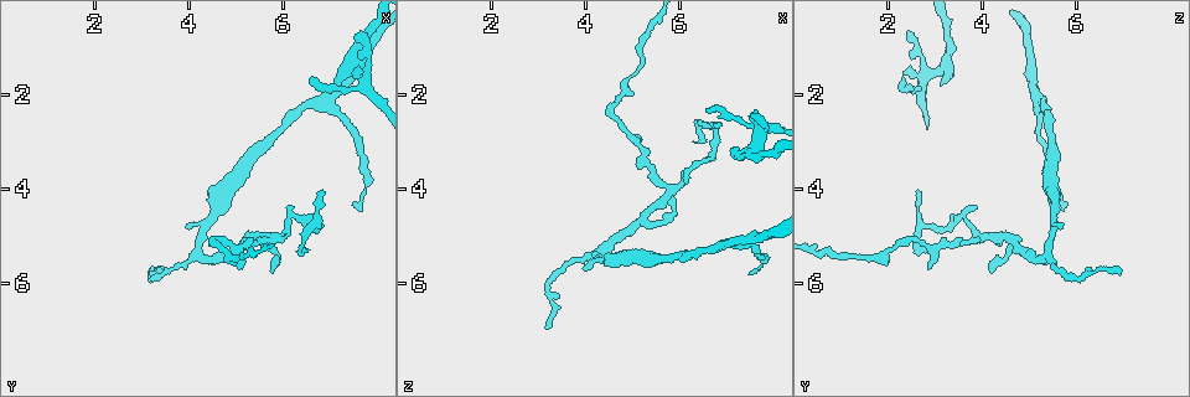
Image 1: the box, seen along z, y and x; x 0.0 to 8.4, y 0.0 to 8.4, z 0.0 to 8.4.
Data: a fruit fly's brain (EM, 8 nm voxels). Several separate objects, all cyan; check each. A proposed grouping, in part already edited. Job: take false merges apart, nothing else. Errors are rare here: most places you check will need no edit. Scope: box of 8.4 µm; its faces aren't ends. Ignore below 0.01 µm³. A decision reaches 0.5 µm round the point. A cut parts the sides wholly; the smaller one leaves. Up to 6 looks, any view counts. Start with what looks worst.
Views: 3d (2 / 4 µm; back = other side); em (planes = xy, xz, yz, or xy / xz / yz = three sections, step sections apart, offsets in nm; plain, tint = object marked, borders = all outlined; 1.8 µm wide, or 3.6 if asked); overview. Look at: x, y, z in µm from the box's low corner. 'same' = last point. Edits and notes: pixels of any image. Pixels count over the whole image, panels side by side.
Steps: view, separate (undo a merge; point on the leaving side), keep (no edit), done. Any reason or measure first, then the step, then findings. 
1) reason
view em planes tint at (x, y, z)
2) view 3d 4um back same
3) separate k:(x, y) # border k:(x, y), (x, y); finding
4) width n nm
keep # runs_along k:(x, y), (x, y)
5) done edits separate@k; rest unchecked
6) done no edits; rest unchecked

view 3d 4um at (5.75, 5.00, 4.05)

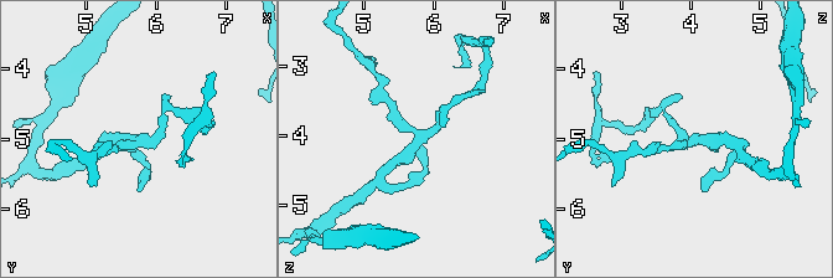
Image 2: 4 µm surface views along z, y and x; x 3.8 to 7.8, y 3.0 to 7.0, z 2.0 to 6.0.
arms 3
view em planes tint at (5.75, 5.05, 4.10)

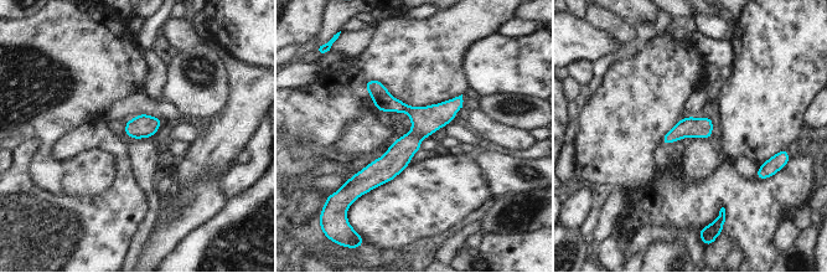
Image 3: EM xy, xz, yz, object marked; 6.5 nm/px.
width 140 nm
keep # one neuron here

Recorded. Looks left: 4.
branch point
view em 3.6um xy step 8 tint at (6.85, 2.15, 5.25)

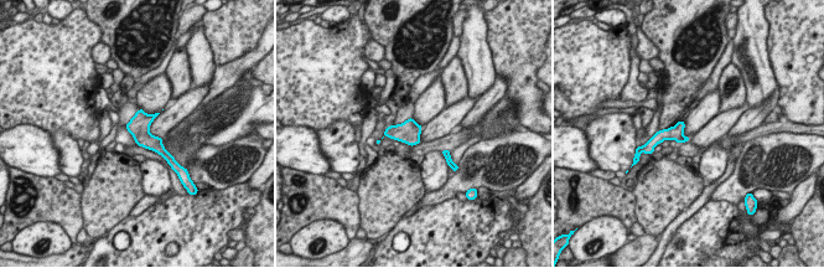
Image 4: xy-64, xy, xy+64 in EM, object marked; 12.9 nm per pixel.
view em 3.6um xz step 4 tint same

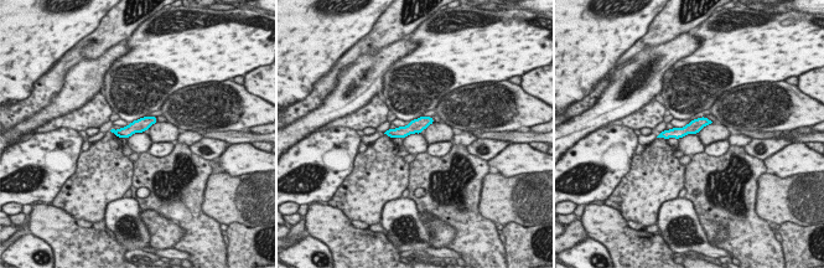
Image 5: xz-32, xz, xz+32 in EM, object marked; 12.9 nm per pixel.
keep # runs_along 5:(705, 122), (683, 132), (664, 134); all the same neuron

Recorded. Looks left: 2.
done no edits; rest unchecked

